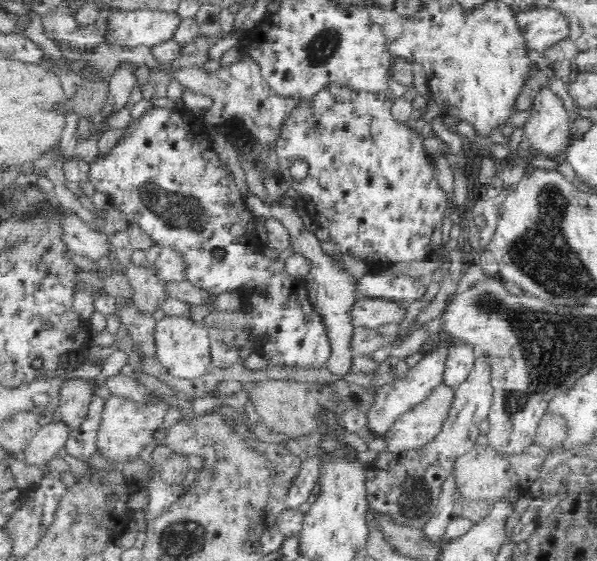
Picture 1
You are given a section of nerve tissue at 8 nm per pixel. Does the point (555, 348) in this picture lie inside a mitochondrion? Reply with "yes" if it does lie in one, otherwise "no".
yes

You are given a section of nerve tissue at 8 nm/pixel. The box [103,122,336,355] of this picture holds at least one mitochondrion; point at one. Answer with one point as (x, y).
(179, 210)

